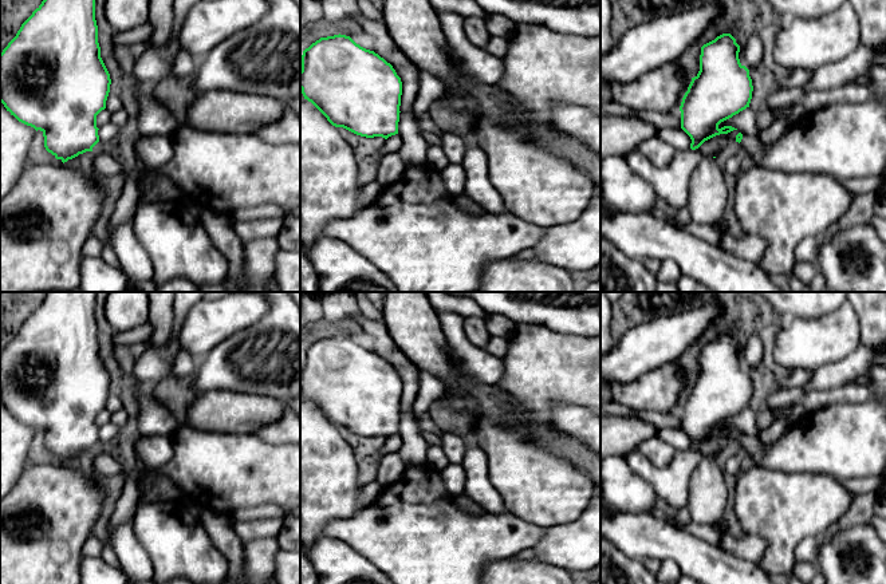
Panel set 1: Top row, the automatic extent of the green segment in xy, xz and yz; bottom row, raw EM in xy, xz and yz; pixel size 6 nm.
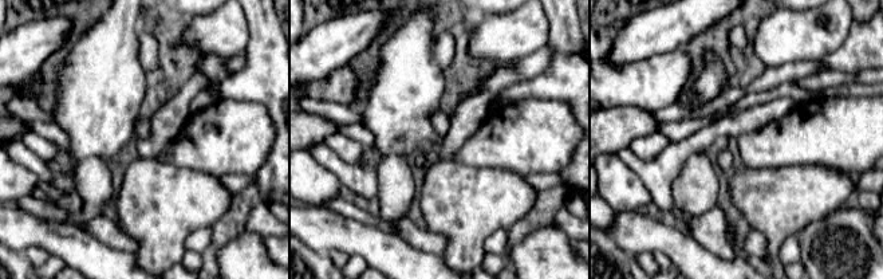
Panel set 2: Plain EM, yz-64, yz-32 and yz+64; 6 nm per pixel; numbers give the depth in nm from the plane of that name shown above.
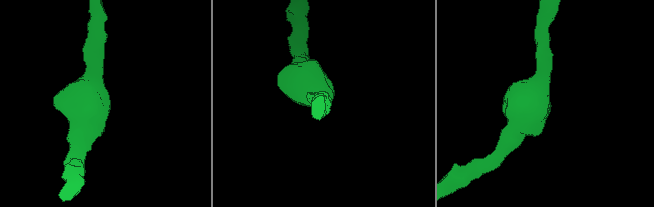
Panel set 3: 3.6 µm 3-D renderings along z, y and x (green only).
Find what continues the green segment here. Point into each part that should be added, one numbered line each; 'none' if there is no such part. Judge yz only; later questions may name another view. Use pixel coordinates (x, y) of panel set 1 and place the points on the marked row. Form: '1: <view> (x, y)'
1: yz (843, 141)

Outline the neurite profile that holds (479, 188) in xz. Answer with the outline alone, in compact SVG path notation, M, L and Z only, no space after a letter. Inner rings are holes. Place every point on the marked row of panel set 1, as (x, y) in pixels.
M470 143L461 165L466 175L464 194L487 212L507 213L503 197L489 177L489 165L483 149Z

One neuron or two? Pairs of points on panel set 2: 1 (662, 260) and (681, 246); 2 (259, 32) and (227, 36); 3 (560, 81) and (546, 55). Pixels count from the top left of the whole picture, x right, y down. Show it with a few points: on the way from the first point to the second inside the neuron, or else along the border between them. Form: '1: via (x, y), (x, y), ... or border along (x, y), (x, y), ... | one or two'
1: border along (653, 252), (662, 251), (671, 264) | two
2: border along (244, 14), (248, 22), (248, 44), (245, 50) | two
3: border along (548, 44), (552, 52), (550, 66), (523, 81) | two

